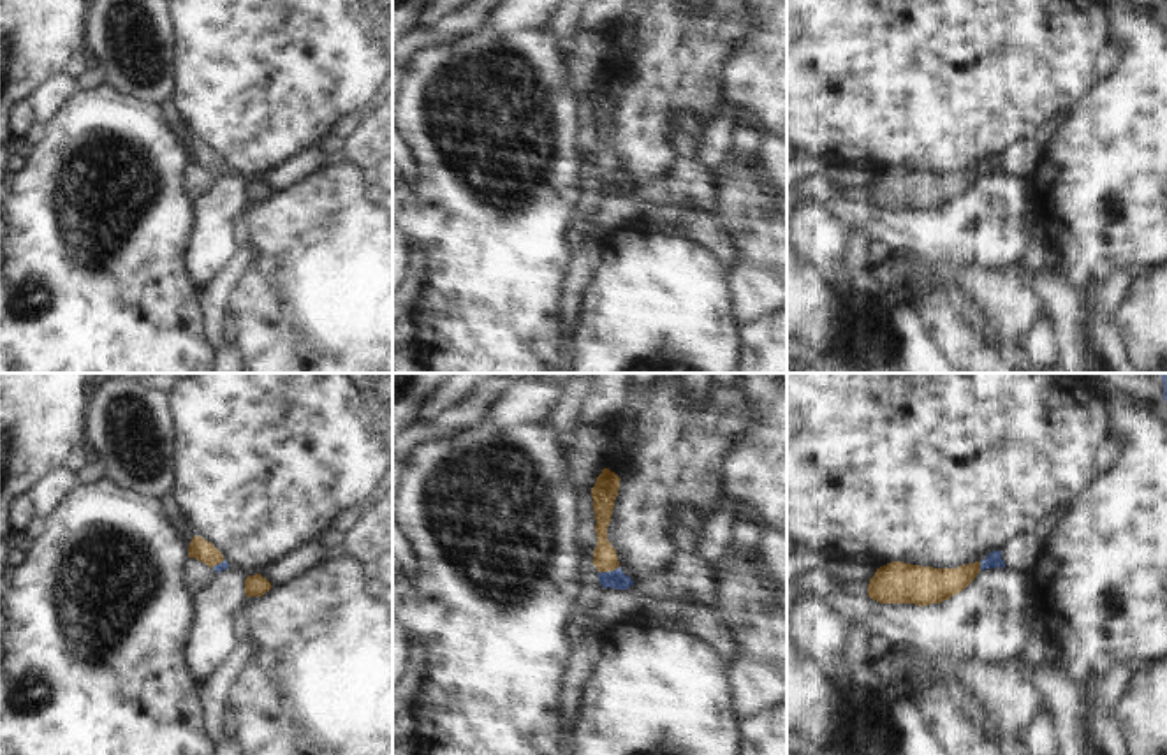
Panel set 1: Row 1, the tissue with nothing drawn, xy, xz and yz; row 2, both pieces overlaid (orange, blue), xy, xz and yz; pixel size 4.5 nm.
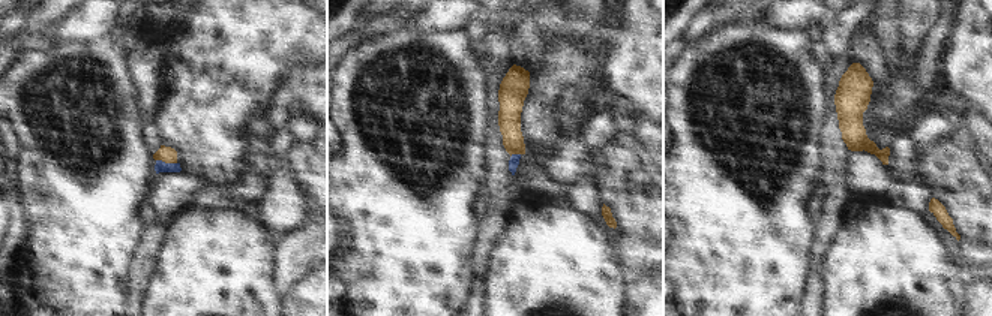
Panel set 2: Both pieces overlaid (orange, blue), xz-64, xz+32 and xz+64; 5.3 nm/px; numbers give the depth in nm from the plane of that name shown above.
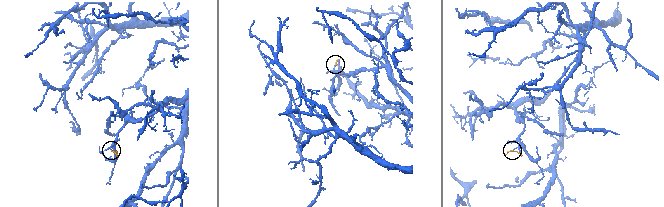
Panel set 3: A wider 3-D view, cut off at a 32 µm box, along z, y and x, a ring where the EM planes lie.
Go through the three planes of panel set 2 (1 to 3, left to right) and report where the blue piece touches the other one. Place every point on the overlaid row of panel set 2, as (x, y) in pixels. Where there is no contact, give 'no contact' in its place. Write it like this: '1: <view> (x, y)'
1: xz-64 (167, 162)
2: xz+32 (515, 153)
3: no contact

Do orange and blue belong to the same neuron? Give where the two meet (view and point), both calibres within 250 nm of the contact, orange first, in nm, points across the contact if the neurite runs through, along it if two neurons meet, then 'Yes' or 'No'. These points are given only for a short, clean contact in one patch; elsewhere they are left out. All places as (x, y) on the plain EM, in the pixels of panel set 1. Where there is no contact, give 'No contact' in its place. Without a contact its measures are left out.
Touches orange at xz (608, 176). Thickness 110 nm (orange) against 90 nm. Path across: xz (604, 162), (608, 176), (616, 185). Yes.

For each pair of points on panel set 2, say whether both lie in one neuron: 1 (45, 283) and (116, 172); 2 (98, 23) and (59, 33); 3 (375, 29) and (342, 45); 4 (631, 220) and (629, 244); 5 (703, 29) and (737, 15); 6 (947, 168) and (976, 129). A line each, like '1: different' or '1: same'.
1: same
2: same
3: same
4: different
5: same
6: different

